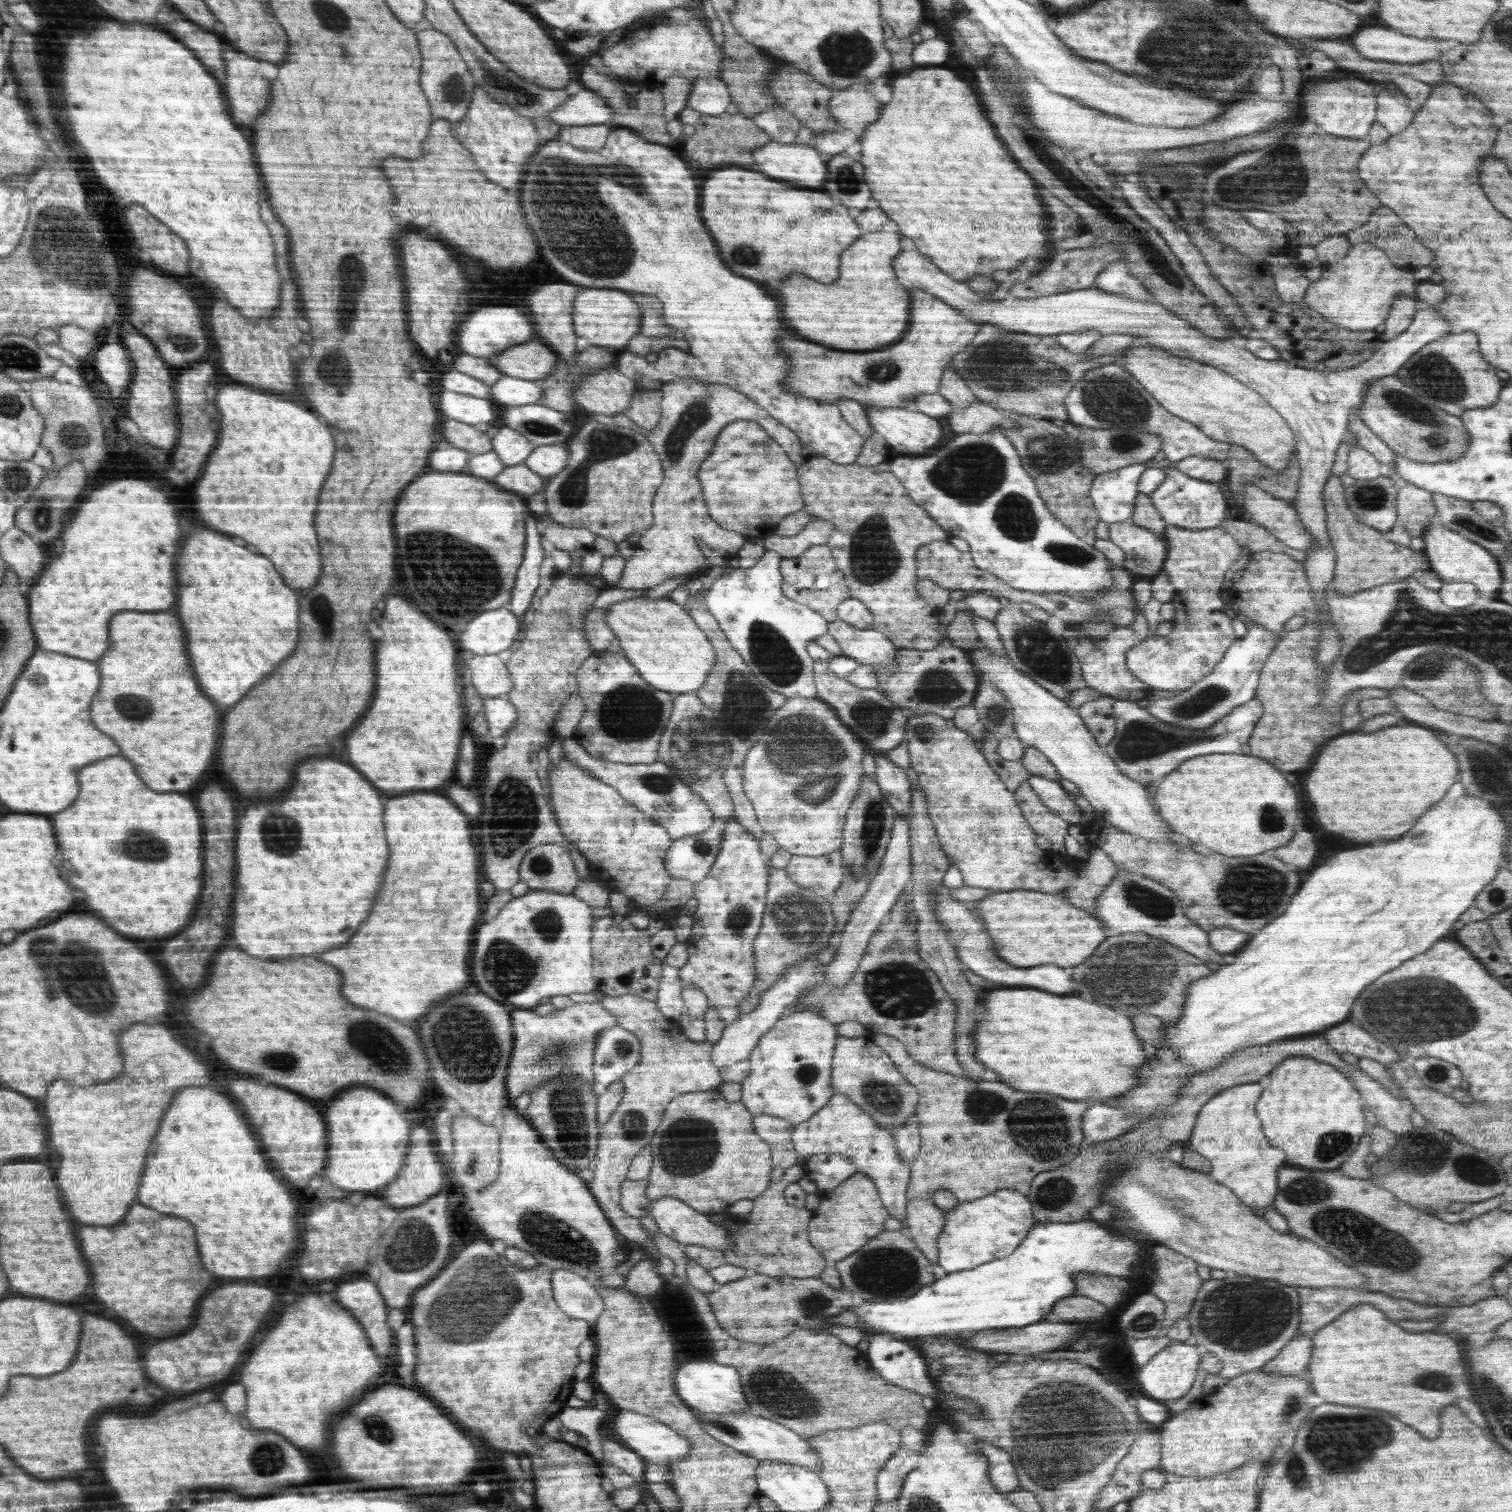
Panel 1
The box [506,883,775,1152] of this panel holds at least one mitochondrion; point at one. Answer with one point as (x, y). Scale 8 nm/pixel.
(548, 923)

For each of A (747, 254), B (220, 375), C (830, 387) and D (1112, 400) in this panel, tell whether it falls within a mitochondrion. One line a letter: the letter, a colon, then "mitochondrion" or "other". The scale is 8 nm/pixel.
A: mitochondrion
B: other
C: other
D: mitochondrion

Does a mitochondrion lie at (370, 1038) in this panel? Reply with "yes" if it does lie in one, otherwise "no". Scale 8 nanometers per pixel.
yes

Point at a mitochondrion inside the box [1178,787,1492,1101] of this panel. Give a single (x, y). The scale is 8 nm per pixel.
(1443, 1012)

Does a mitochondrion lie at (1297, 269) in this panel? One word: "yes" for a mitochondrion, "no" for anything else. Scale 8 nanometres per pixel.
no

